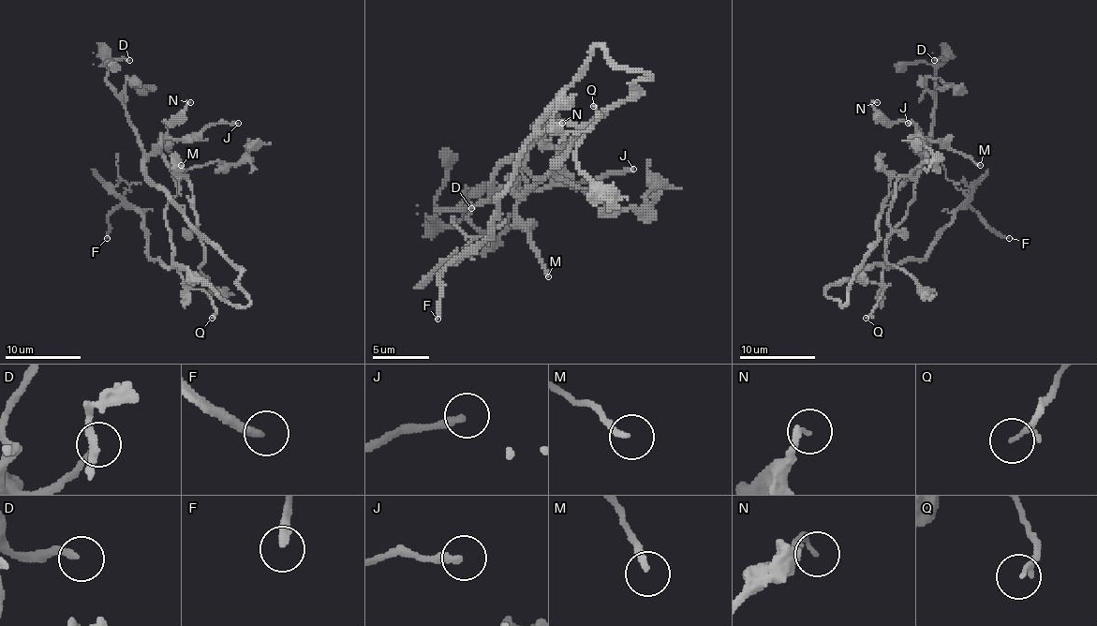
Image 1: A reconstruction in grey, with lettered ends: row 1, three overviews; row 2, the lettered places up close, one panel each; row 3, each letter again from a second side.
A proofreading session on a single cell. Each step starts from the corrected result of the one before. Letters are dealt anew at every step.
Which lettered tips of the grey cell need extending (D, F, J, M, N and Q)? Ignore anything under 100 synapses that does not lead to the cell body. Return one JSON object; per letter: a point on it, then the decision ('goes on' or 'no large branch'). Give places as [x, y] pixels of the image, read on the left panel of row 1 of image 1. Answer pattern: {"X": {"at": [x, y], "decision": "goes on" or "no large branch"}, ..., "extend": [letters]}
{"D": {"at": [129, 60], "decision": "no large branch"}, "F": {"at": [107, 238], "decision": "goes on"}, "J": {"at": [238, 123], "decision": "no large branch"}, "M": {"at": [181, 165], "decision": "no large branch"}, "N": {"at": [190, 102], "decision": "no large branch"}, "Q": {"at": [212, 318], "decision": "no large branch"}, "extend": ["F"]}

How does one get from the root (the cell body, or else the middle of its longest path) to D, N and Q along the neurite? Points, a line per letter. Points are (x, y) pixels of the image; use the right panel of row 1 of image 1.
D: (902, 218), (926, 156), (921, 154), (932, 126), (934, 72), (946, 58), (934, 60)
N: (902, 218), (913, 200), (915, 176), (925, 159), (925, 137), (908, 121), (889, 121), (873, 106), (877, 102)
Q: (902, 218), (891, 233), (886, 245), (882, 295), (866, 318)

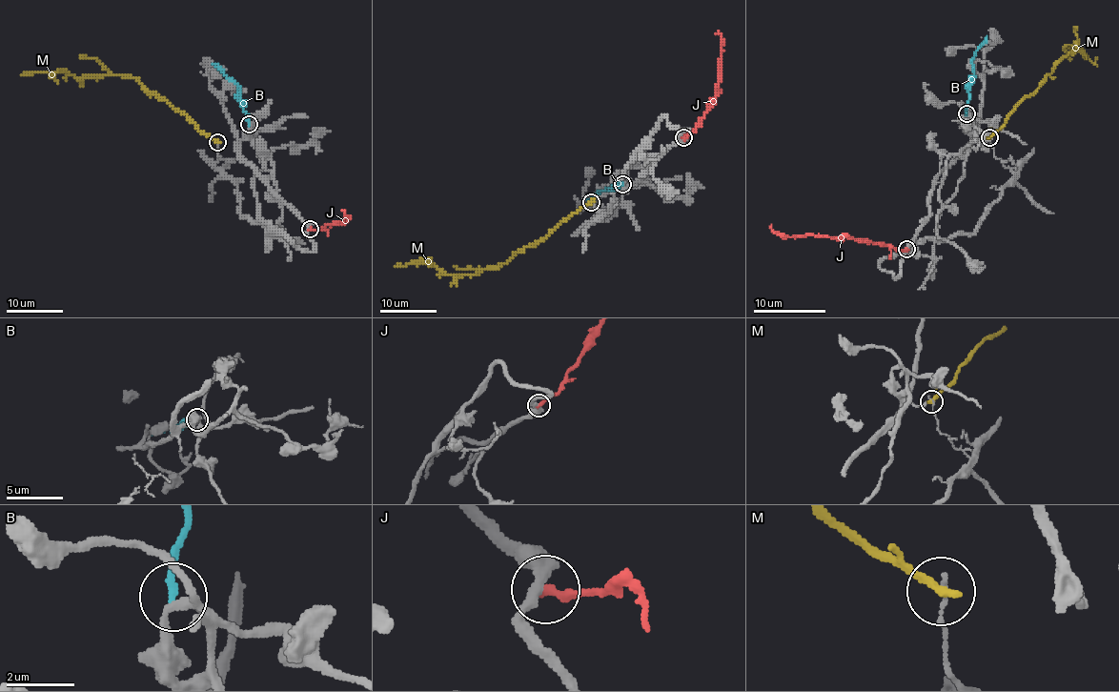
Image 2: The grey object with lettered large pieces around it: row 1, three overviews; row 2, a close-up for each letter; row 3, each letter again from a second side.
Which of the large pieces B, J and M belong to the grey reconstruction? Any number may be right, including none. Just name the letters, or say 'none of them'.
none of them

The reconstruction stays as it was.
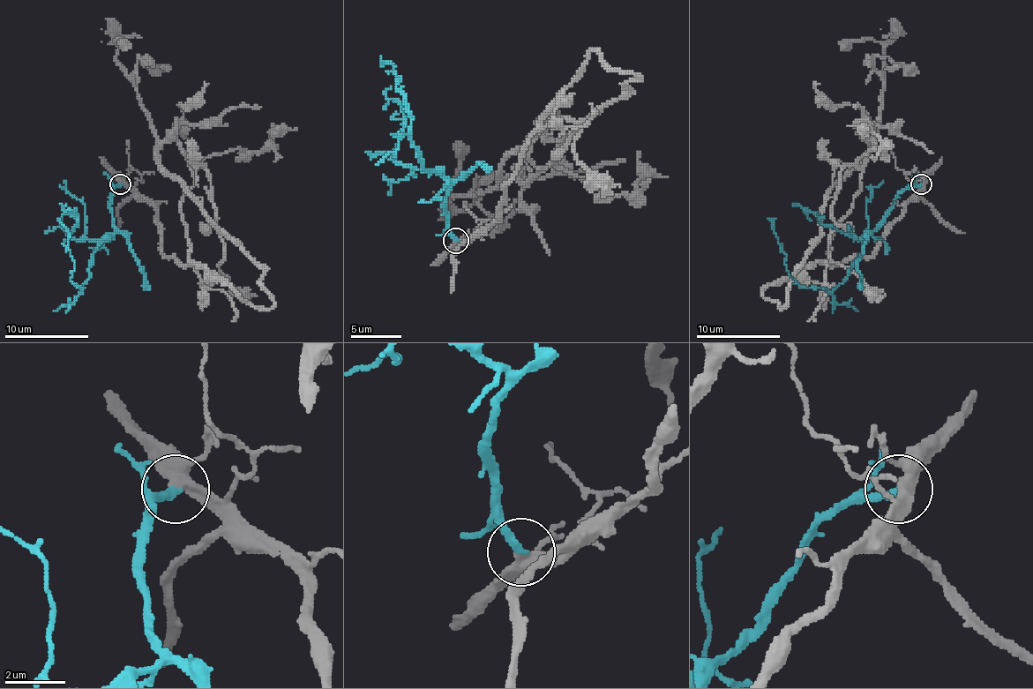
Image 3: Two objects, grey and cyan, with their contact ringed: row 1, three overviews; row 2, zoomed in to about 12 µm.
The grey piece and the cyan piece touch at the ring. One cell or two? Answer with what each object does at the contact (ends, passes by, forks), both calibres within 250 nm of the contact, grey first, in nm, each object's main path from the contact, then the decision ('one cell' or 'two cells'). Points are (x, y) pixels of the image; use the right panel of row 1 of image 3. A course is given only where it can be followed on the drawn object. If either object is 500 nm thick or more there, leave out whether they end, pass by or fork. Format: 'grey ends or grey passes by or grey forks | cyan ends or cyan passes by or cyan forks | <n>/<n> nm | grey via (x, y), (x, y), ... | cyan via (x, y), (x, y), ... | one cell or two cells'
grey forks | cyan ends | 320/240 nm | grey via (921, 184), (870, 256), (828, 262), (874, 143), (883, 75), (872, 61), (904, 64), (885, 69) | cyan via (921, 184), (904, 189), (864, 239), (847, 277), (830, 292), (803, 288), (789, 273), (767, 218) | one cell

